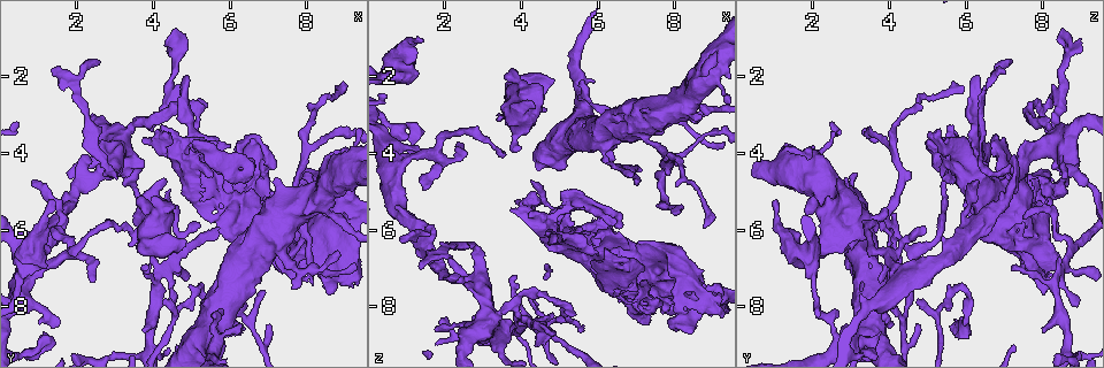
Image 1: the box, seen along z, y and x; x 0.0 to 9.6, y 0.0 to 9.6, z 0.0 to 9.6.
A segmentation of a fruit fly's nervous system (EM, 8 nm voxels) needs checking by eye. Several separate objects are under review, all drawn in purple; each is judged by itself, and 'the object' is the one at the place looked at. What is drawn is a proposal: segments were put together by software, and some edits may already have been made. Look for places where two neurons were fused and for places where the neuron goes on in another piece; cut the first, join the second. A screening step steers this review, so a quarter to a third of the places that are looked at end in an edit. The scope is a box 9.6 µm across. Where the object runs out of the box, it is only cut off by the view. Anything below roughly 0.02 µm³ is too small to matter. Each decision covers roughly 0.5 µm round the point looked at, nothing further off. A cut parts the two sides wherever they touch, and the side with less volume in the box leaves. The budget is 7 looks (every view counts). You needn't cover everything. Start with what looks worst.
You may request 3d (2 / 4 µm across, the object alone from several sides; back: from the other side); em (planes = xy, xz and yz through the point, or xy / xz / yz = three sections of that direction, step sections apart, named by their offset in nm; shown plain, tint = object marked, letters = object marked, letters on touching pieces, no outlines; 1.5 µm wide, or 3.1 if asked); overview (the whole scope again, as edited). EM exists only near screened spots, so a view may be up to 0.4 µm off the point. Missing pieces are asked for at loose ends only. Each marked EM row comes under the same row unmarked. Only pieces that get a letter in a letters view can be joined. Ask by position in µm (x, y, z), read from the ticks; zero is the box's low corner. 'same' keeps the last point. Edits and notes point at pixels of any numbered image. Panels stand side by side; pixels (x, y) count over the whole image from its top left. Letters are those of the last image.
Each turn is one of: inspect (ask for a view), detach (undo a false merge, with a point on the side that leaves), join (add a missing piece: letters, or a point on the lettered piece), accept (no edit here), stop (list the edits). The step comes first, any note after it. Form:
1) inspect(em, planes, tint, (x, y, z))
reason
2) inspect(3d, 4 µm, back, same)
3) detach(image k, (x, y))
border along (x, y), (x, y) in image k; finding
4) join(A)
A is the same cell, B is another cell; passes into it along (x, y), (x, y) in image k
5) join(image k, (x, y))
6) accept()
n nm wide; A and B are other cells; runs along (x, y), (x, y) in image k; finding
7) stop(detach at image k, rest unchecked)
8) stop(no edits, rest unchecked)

inspect(3d, 4 µm, (8.00, 4.50, 5.50))
long arm stops here

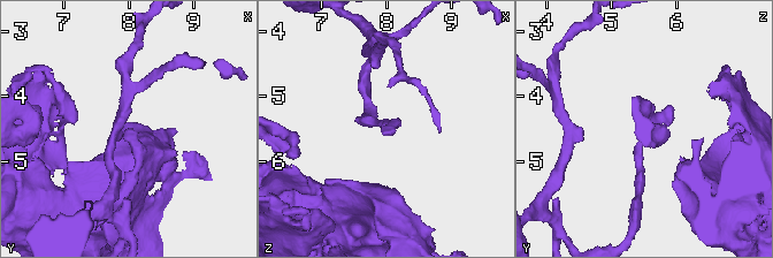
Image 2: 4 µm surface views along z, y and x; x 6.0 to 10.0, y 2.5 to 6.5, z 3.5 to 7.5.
inspect(em, xz, step 4, tint, (7.95, 4.45, 5.55))

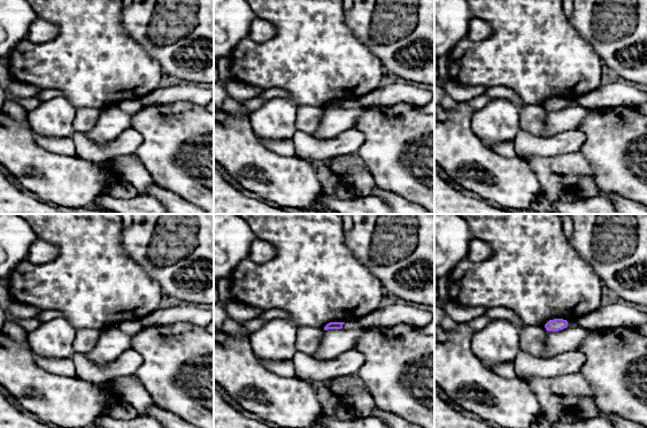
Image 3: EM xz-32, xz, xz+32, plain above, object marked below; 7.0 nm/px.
inspect(em, xz, step 4, letters, same)

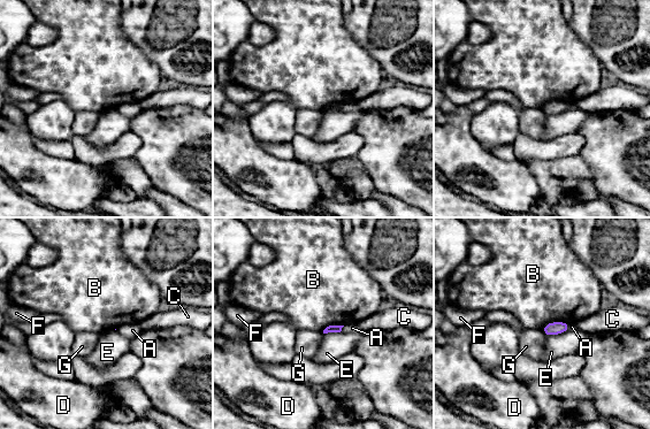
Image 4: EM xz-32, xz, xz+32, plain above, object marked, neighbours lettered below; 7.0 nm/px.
accept()
A, B, C, D, E, F and G are other cells; border along (570, 323), (548, 322), (541, 329) in image 4; no lettered piece goes on from it

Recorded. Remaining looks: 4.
inspect(3d, 4 µm, (1.35, 5.25, 1.00))
free end

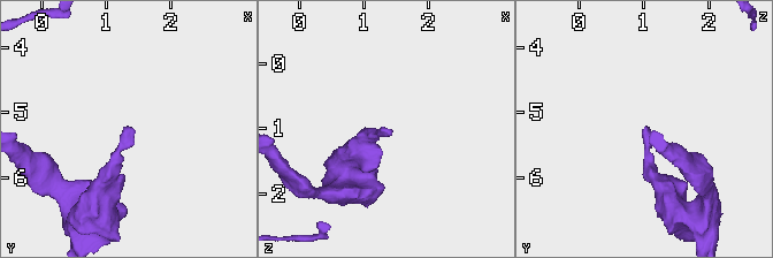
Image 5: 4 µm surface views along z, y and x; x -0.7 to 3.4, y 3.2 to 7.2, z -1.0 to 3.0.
inspect(em, planes, letters, (1.35, 5.20, 1.00))
need the tissue

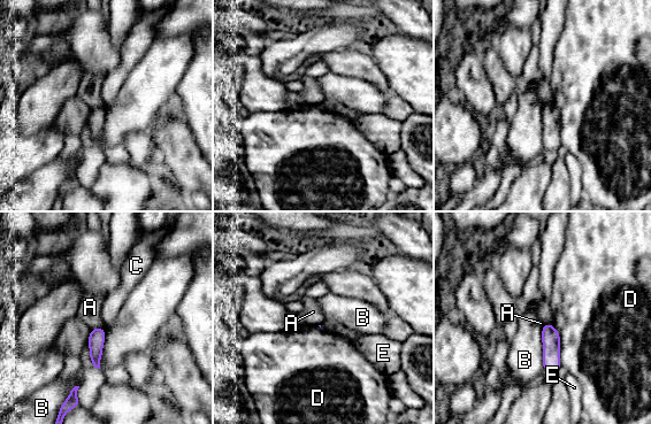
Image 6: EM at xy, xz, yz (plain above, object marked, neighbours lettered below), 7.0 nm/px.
accept()
D touches over 320 nm; A, B, C, D and E are other cells; none of them fits

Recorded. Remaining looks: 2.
inspect(em, yz, step 4, letters, (4.00, 5.55, 3.85))
branch stops here

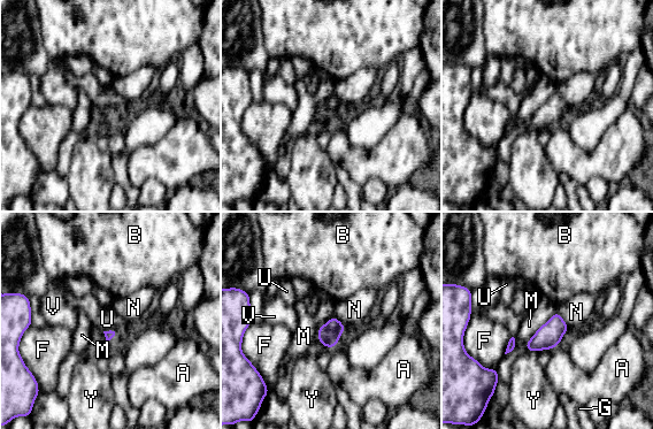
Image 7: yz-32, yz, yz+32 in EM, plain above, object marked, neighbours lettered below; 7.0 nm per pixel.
inspect(em, xz, step 4, letters, same)
cut it another way

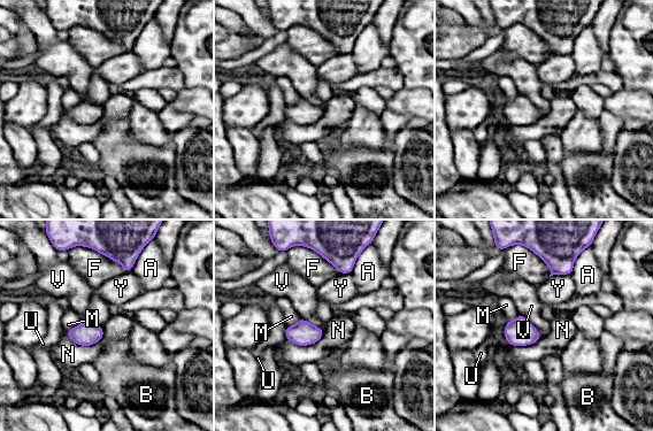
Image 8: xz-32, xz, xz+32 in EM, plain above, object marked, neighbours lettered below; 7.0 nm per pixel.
accept()
A, B, F, M, N, U, V and Y are other cells; no lettered piece goes on from it

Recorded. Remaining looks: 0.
stop(no edits, rest unchecked)

